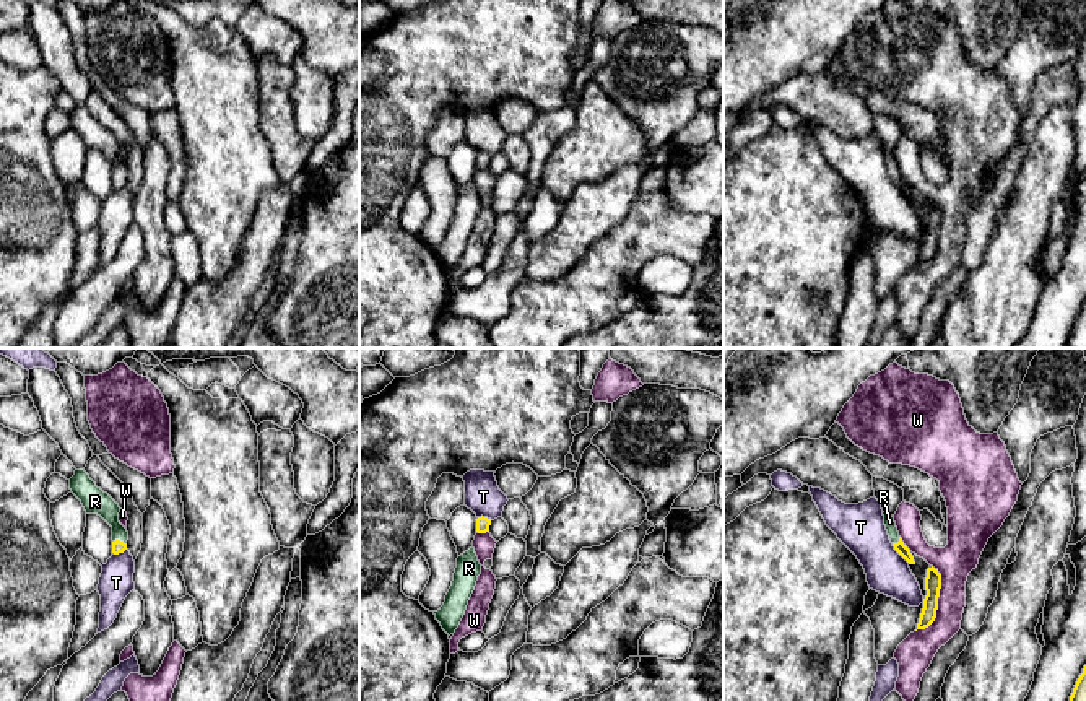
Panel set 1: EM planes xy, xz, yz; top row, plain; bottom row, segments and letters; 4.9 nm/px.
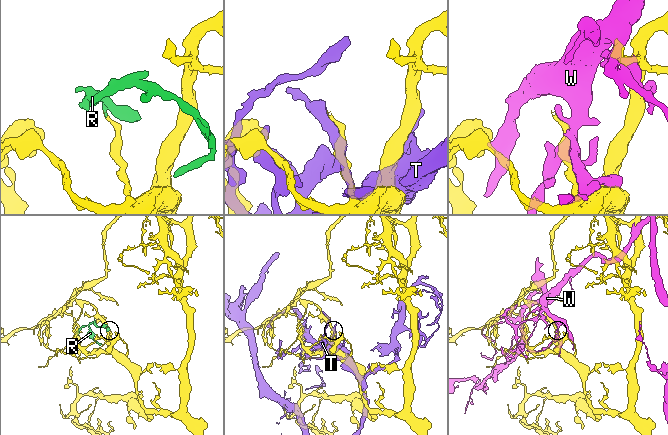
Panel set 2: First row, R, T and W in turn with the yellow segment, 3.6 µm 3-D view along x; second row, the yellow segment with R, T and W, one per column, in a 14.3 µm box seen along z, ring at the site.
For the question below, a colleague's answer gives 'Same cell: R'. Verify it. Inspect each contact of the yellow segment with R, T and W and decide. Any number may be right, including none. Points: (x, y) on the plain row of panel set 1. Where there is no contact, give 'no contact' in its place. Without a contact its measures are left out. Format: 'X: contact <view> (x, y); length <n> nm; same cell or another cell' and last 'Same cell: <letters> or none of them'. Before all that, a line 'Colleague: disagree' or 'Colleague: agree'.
Colleague: agree
R: contact xy (119, 176); length 70 nm; same cell
T: contact yz (899, 189); length 140 nm; another cell
W: contact yz (937, 238); length 340 nm; another cell
Same cell: R

